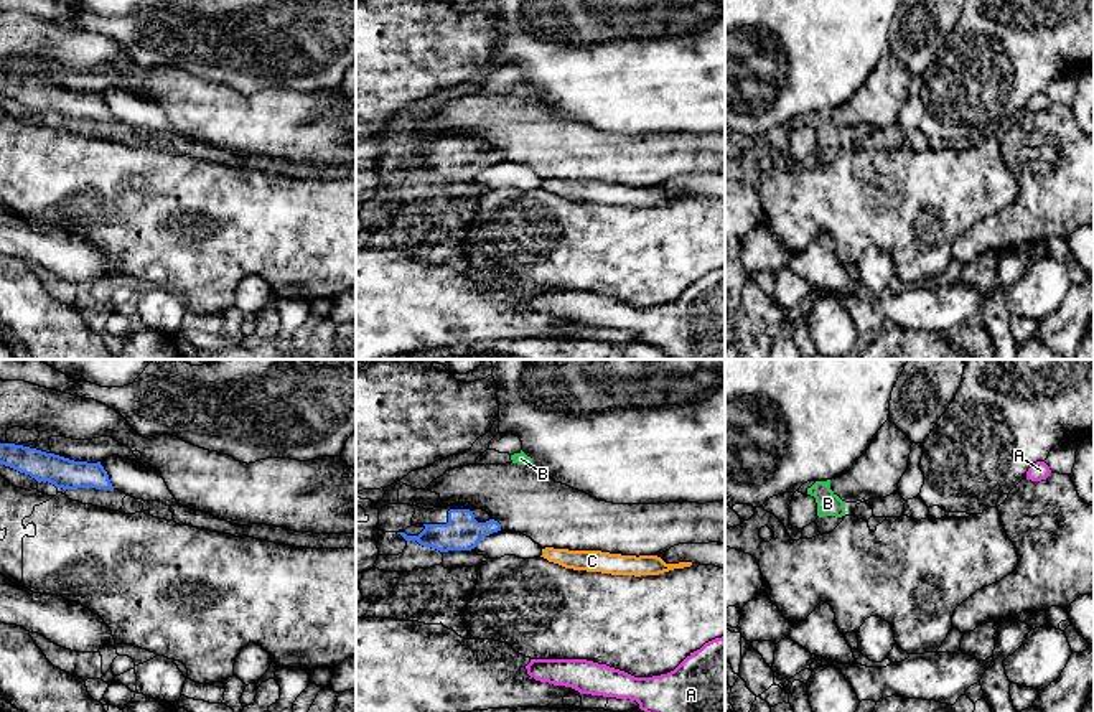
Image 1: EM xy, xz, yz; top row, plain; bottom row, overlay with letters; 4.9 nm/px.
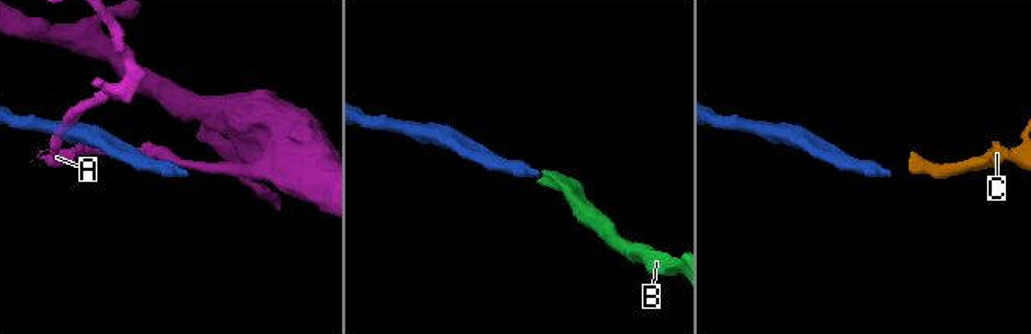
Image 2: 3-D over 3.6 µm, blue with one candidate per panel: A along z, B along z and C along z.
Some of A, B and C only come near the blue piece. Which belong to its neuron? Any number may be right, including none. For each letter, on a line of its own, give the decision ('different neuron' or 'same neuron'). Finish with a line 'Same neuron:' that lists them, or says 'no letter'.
A: different neuron
B: same neuron
C: different neuron
Same neuron: B

